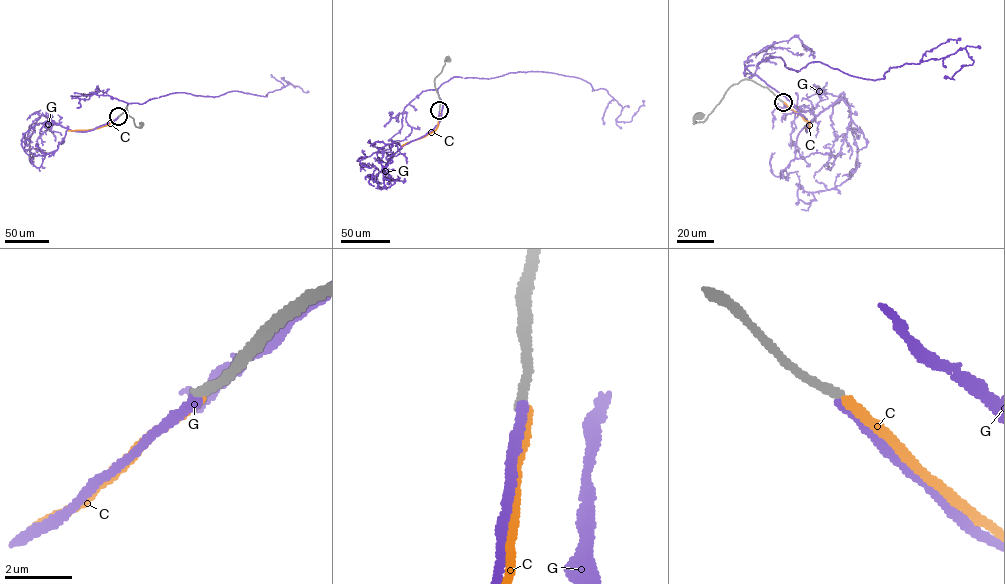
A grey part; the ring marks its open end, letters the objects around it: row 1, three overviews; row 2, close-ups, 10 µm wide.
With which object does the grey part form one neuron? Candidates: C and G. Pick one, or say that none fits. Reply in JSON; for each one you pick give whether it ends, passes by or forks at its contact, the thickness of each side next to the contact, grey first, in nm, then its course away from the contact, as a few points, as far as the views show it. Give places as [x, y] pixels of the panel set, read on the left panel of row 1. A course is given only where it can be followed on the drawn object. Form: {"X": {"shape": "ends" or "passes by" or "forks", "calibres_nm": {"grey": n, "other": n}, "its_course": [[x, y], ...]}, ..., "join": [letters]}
{"G": {"shape": "ends", "calibres_nm": {"grey": 280, "other": 280}, "its_course": [[118, 116], [111, 122], [128, 104], [173, 93], [266, 96], [290, 84], [282, 79], [308, 91]]}, "join": ["G"]}

